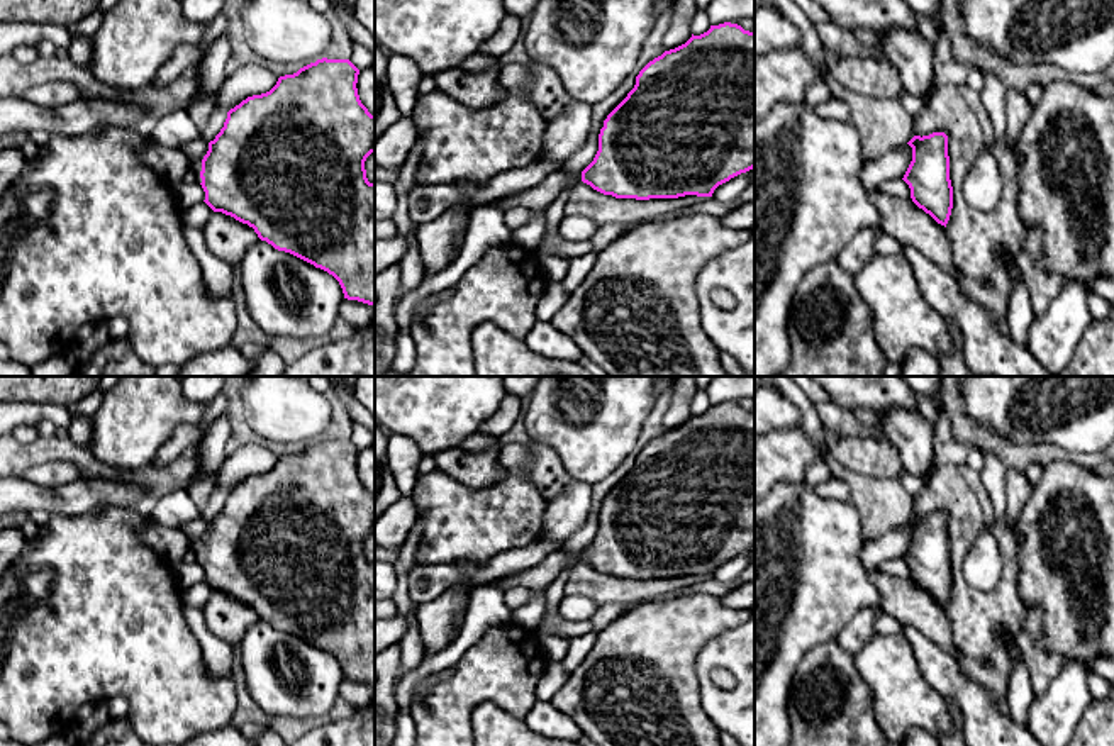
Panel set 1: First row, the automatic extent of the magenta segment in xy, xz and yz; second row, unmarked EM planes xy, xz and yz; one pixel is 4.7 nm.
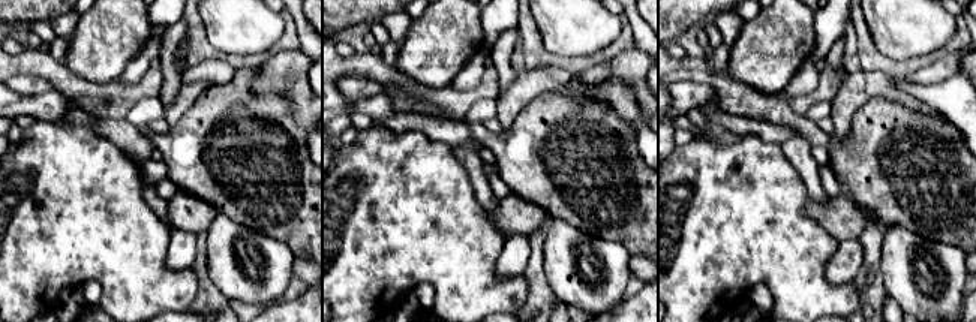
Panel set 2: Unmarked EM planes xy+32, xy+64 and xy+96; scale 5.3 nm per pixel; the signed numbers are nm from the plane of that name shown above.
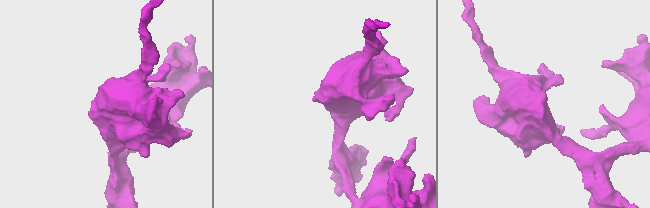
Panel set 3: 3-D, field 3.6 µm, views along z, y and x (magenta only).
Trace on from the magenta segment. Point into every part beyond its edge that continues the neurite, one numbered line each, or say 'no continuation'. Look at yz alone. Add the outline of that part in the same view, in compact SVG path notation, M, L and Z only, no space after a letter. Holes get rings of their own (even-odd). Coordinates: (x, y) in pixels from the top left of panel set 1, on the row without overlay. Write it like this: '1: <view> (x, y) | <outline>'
no continuation

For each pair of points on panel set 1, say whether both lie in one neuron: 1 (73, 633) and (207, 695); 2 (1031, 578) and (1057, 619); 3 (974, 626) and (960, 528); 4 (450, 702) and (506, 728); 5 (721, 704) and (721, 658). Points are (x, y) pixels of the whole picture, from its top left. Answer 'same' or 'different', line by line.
1: same
2: same
3: same
4: different
5: same

